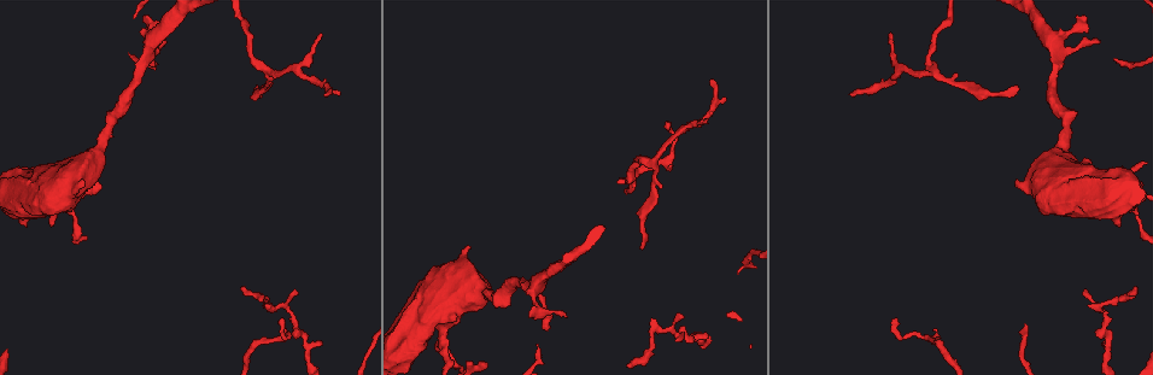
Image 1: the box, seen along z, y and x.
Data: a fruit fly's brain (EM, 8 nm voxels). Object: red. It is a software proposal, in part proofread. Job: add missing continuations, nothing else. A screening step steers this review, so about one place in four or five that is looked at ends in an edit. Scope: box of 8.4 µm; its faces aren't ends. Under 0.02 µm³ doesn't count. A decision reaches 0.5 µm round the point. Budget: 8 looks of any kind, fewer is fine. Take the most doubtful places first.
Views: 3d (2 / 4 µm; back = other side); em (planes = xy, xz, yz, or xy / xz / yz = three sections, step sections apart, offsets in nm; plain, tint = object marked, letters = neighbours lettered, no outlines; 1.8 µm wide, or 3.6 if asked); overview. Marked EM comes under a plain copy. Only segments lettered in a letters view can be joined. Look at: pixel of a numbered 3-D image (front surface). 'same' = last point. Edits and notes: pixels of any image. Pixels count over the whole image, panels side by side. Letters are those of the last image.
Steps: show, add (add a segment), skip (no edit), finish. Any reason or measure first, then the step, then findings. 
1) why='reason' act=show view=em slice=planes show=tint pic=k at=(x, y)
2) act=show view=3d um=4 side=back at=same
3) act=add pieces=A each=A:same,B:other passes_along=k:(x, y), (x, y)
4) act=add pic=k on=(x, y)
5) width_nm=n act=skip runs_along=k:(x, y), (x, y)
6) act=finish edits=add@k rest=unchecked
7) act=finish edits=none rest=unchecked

why='tapers out' act=show view=3d um=2 pic=1 at=(639, 247)

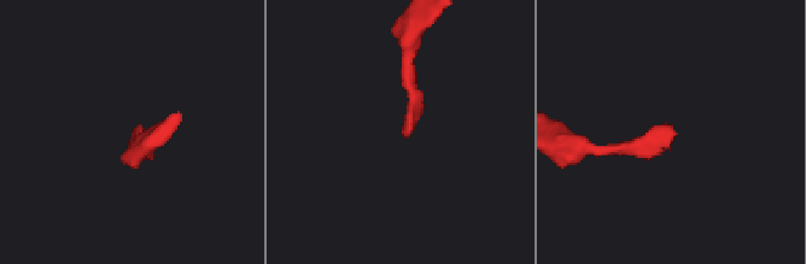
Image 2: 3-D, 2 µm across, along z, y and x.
act=show view=em slice=xz step=16 show=letters pic=2 at=(135, 132)

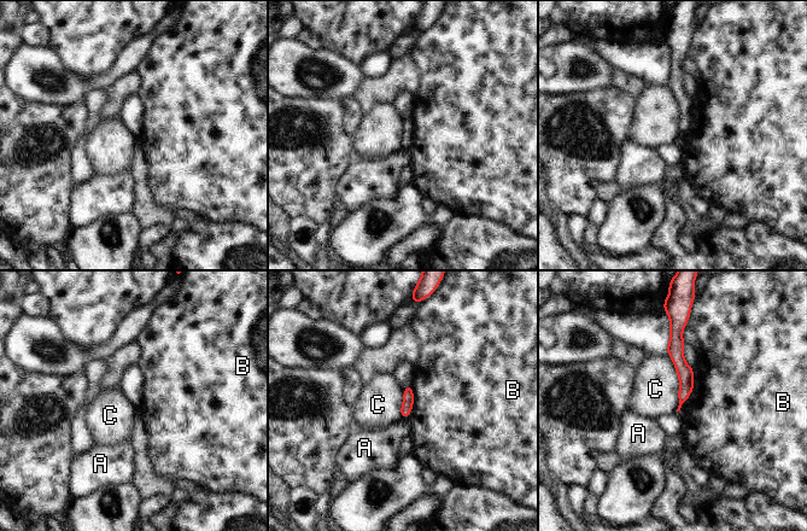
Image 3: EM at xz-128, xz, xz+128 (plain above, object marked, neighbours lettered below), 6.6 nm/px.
why='cut it another way' act=show view=em slice=planes show=letters at=same

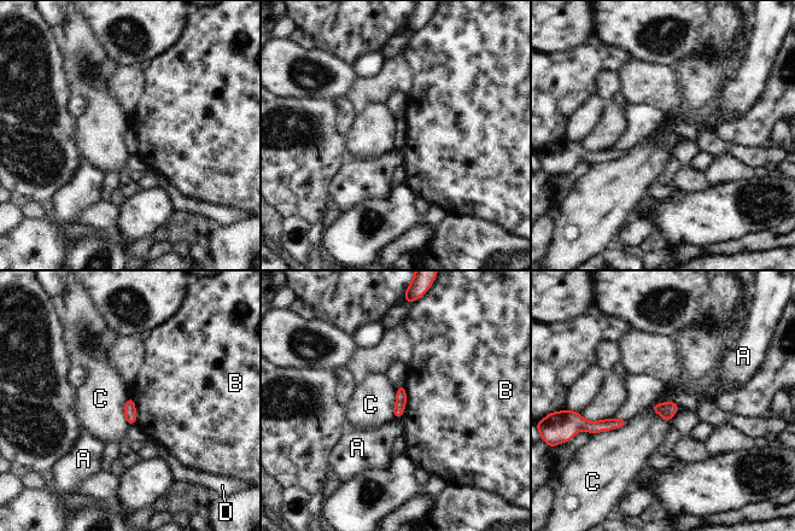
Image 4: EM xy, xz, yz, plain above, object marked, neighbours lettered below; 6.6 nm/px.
act=skip each=A:other,B:other,C:other,D:other border=4:(673, 400), (655, 403), (652, 412) found='no lettered segment goes on from it'

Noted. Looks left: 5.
why='tapers out' act=show view=em slice=planes show=tint pic=1 at=(1099, 41)

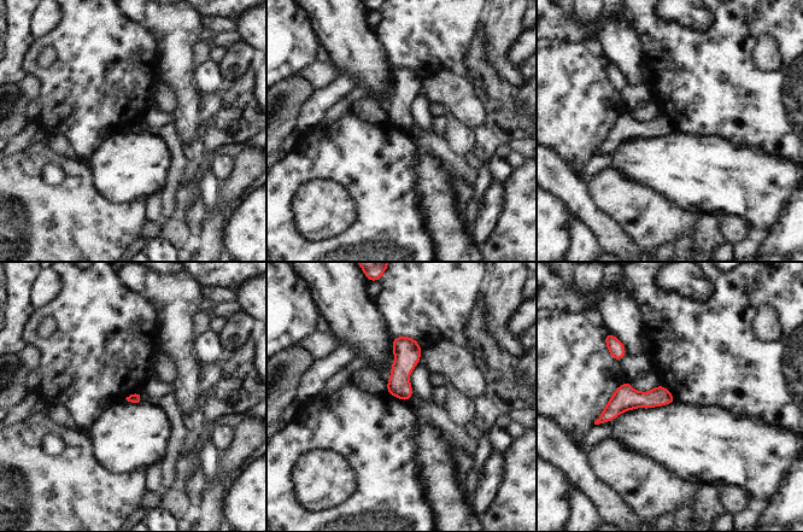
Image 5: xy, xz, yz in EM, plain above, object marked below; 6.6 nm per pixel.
act=show view=em slice=planes show=letters at=same

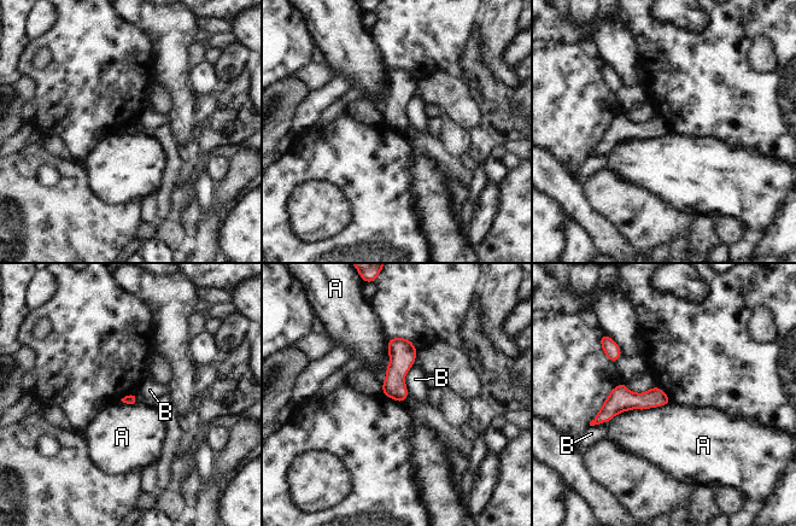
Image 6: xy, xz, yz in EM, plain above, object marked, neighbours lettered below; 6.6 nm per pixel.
longest_contact=A:440nm act=skip each=A:other,B:other found='none of them fits'

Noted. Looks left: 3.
why='thick end' act=show view=3d um=4 side=back pic=1 at=(469, 246)

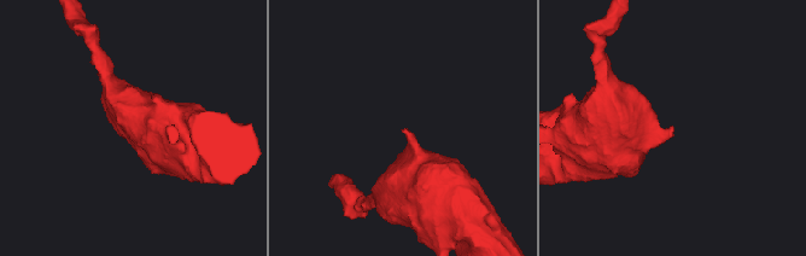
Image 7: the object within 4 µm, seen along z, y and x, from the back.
act=show view=em um=3.6 slice=planes show=letters pic=7 at=(403, 130)

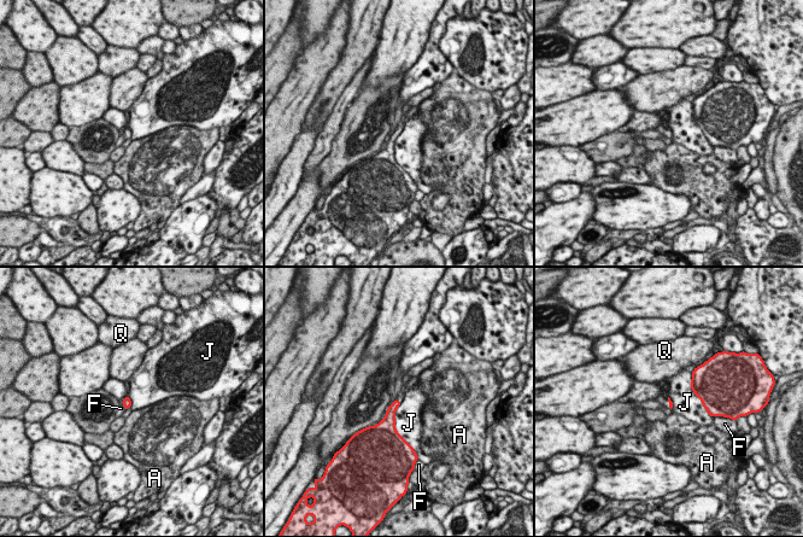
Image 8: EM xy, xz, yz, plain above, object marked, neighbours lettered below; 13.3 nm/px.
longest_contact=J:650nm act=skip each=A:other,F:other,J:other,Q:other border=8:(693, 368), (691, 390), (709, 415) found='none of them fits'

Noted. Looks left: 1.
act=finish edits=none rest=unchecked

